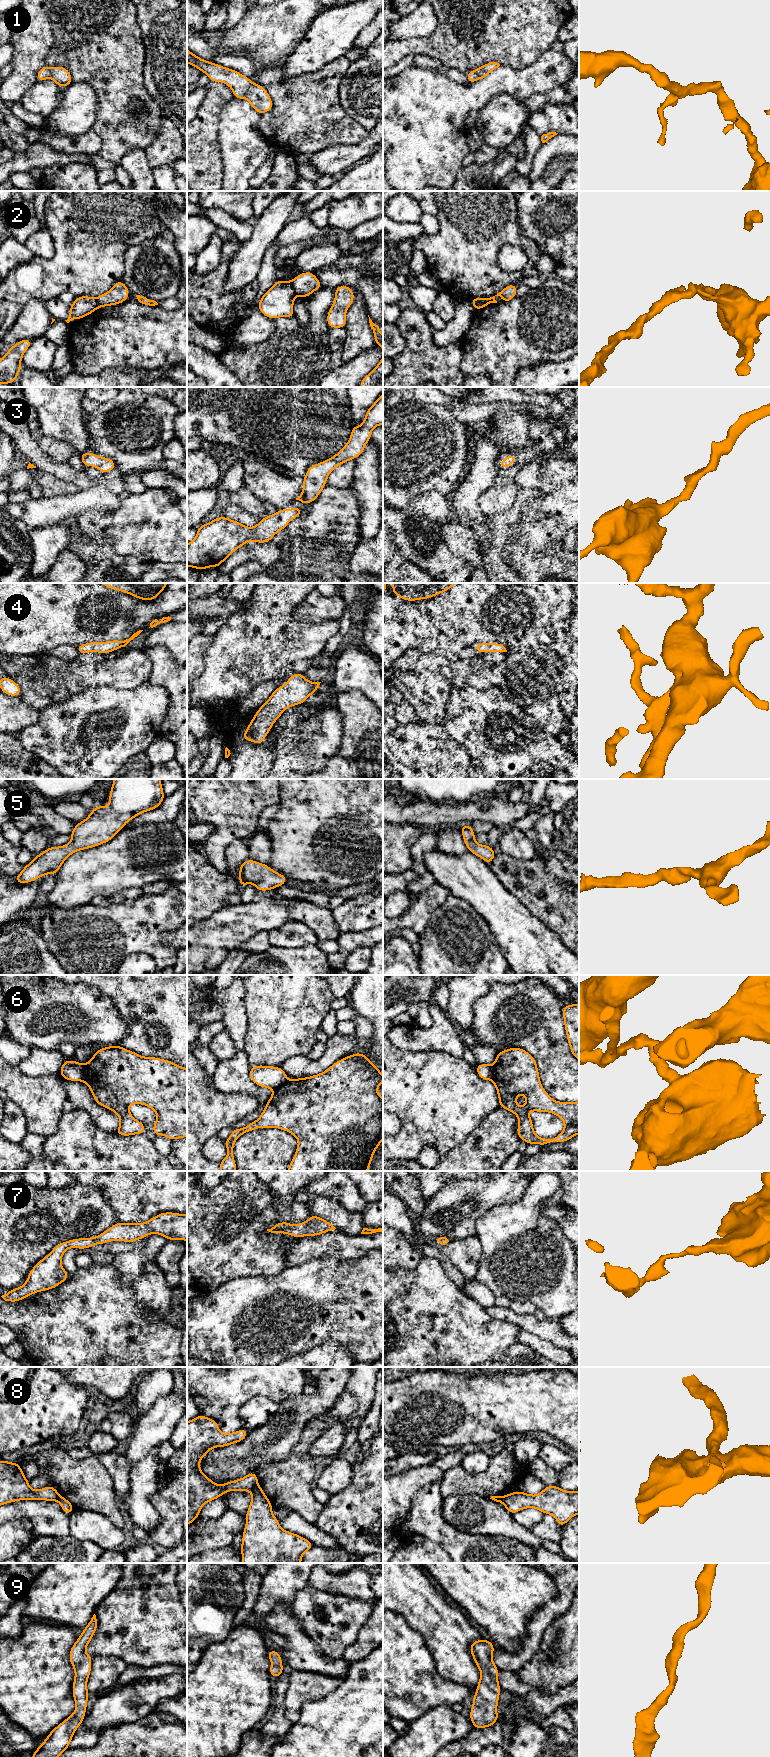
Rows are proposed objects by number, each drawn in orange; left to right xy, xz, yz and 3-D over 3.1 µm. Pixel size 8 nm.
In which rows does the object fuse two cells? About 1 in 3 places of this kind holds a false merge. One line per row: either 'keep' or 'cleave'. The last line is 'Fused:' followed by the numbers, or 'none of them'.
1: keep
2: cleave
3: keep
4: keep
5: keep
6: cleave
7: keep
8: cleave
9: keep
Fused: 2, 6, 8

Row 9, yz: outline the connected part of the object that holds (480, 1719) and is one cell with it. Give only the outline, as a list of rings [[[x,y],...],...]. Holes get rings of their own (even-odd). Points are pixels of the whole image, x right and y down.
[[[480,1639],[470,1645],[470,1652],[481,1673],[473,1705],[470,1709],[470,1721],[475,1729],[493,1726],[499,1717],[496,1712],[501,1688],[498,1682],[499,1669],[493,1662],[494,1645],[491,1641]]]

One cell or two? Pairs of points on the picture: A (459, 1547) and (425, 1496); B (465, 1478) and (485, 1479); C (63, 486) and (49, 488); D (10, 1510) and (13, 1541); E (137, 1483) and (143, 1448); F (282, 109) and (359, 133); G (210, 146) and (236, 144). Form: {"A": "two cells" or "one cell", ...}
{"A": "one cell", "B": "one cell", "C": "one cell", "D": "two cells", "E": "two cells", "F": "one cell", "G": "two cells"}

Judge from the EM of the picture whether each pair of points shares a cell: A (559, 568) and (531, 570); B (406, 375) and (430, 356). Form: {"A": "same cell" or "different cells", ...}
{"A": "same cell", "B": "same cell"}

